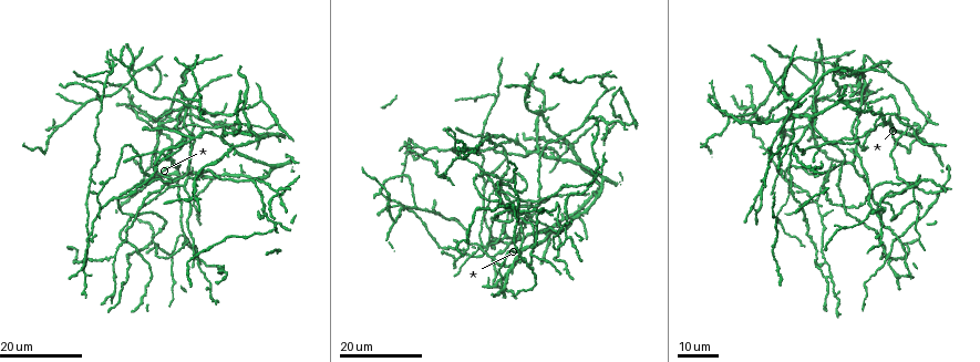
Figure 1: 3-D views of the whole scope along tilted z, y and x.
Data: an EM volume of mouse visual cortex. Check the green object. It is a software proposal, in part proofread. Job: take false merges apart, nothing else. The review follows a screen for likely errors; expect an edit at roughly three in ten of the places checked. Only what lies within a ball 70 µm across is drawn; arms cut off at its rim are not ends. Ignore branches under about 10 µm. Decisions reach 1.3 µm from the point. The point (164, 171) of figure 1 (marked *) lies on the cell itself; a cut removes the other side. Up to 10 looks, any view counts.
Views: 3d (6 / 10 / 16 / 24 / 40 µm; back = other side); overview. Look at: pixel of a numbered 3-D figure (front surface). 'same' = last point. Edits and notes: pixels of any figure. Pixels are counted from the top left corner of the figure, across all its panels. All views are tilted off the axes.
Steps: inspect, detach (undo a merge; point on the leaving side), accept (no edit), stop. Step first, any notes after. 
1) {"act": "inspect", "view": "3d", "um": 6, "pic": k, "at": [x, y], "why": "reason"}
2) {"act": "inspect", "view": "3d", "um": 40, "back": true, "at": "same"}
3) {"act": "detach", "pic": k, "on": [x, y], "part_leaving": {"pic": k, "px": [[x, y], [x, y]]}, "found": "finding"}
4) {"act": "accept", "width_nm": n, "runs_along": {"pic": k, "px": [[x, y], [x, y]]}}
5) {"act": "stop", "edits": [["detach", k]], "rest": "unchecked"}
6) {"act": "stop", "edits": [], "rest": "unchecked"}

{"act": "inspect", "view": "3d", "um": 16, "pic": 1, "at": [485, 248], "why": "looks like a crossing"}

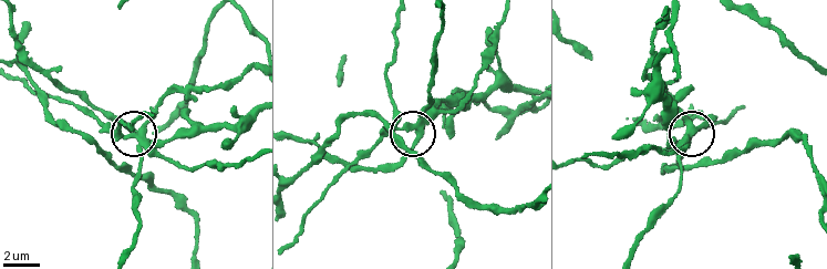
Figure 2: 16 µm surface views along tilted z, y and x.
{"act": "inspect", "view": "3d", "um": 10, "pic": 2, "at": [143, 134]}

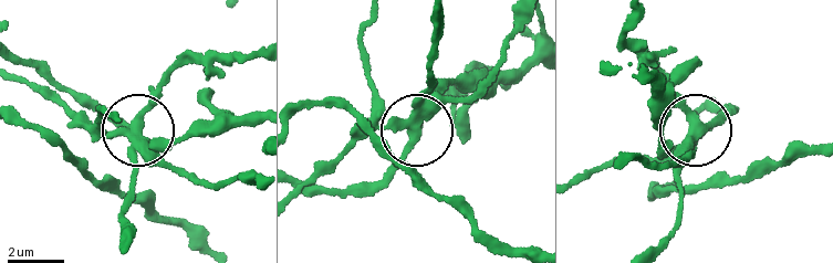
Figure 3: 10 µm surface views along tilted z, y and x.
{"act": "inspect", "view": "3d", "um": 10, "back": true, "pic": 3, "at": [417, 127], "why": "other side"}

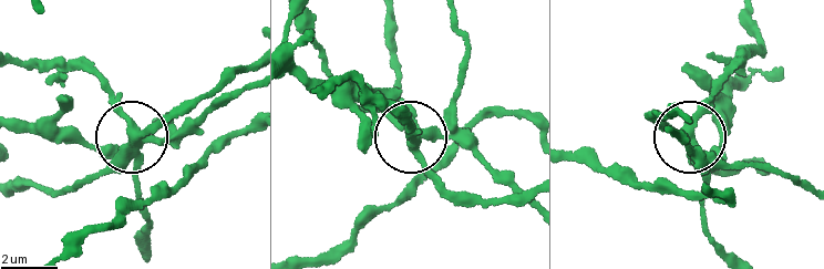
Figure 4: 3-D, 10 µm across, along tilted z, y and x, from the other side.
{"act": "detach", "pic": 4, "on": [175, 143], "side_arm_um": 92, "part_leaving": {"pic": 4, "px": [[131, 149], [95, 175], [51, 190], [14, 180]]}, "found": "two cells meet here"}

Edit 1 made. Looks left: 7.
{"act": "inspect", "view": "overview", "why": "redraw"}

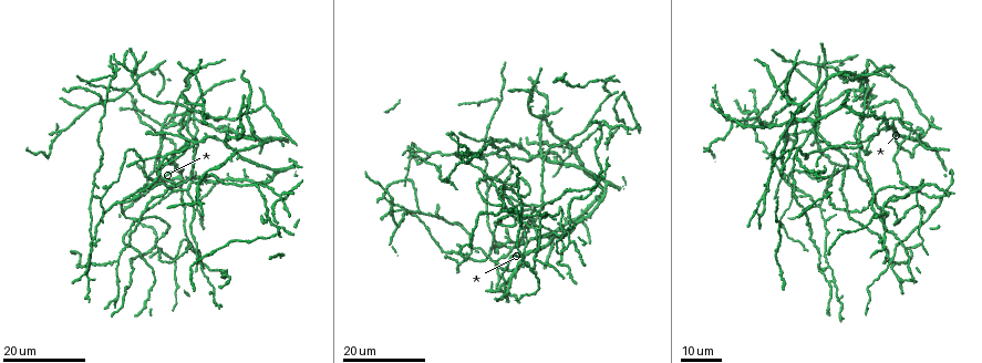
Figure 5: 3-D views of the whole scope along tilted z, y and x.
{"act": "inspect", "view": "3d", "um": 24, "pic": 5, "at": [182, 127], "why": "narrows sharply"}

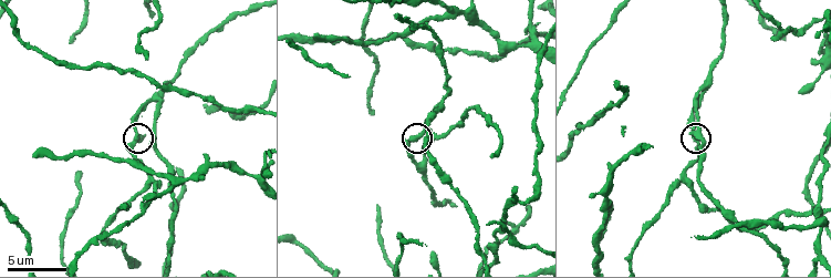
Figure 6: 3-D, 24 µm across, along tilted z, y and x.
{"act": "inspect", "view": "3d", "um": 6, "pic": 6, "at": [134, 131]}

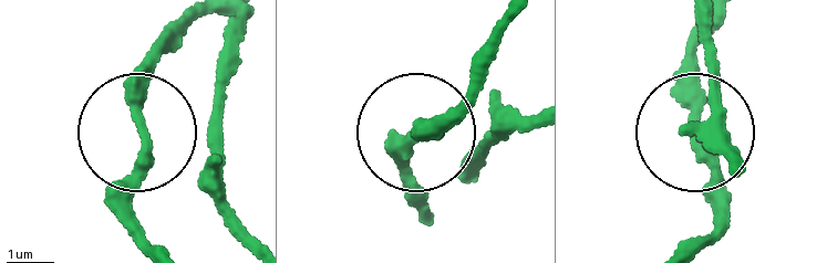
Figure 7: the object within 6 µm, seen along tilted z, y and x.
{"act": "accept", "width_nm": 250, "found": "continuous, no second cell"}

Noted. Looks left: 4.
{"act": "inspect", "view": "3d", "um": 16, "pic": 5, "at": [143, 113], "why": "four-way junction"}

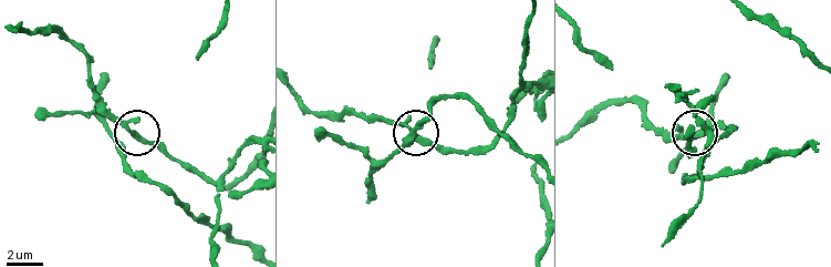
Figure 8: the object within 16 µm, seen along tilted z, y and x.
{"act": "inspect", "view": "3d", "um": 10, "pic": 8, "at": [132, 133]}

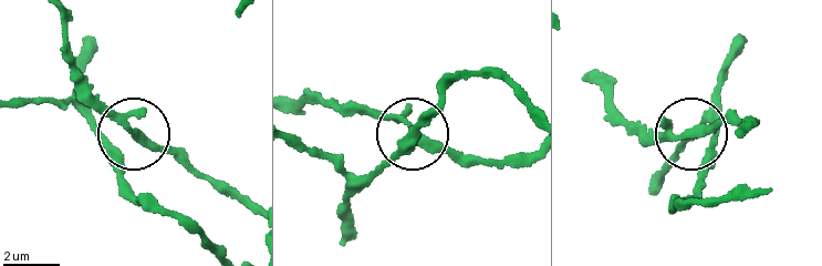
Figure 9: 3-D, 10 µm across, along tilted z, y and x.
{"act": "accept", "side_arm_um": 60, "runs_along": {"pic": 9, "px": [[250, 202], [189, 173], [167, 147], [136, 140], [91, 103]]}, "found": "continuous, no second cell"}

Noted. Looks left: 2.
{"act": "inspect", "view": "3d", "um": 24, "pic": 5, "at": [512, 248], "why": "four arms meet"}

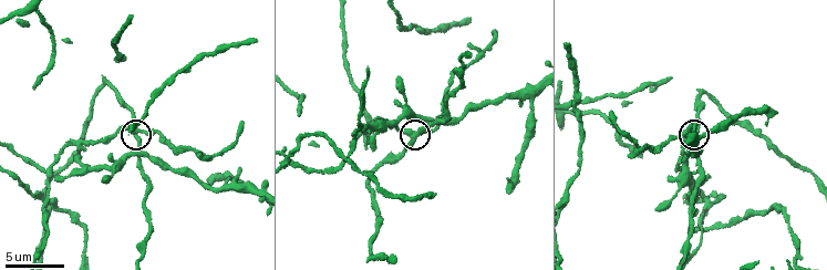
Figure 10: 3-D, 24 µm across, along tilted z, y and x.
{"act": "inspect", "view": "3d", "um": 6, "pic": 10, "at": [416, 133]}

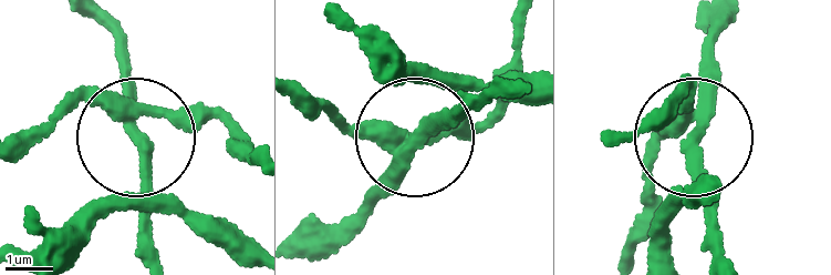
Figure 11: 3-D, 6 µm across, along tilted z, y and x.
{"act": "accept", "side_arm_um": 35, "arms": 4, "found": "all the same cell"}

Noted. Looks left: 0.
{"act": "stop", "edits": [["detach", 4]], "rest": "unchecked"}

